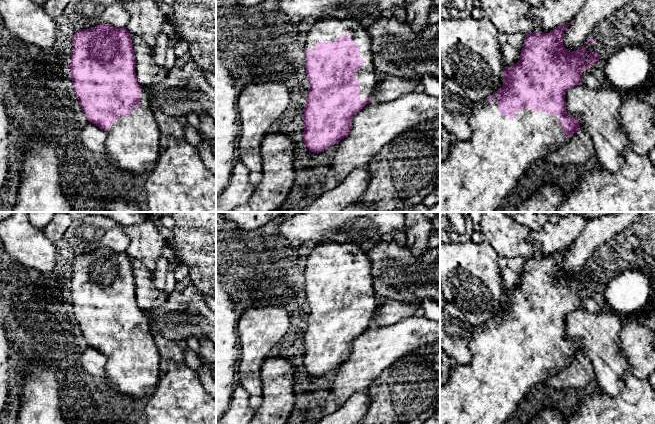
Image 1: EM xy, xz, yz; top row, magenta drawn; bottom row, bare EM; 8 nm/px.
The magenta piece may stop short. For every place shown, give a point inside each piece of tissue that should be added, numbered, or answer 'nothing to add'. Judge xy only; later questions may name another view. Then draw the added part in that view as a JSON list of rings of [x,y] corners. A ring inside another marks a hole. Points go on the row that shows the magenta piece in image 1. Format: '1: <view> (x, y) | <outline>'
1: xy (132, 146) | [[[144,89],[140,93],[140,106],[134,107],[131,115],[121,115],[107,129],[106,134],[105,156],[108,163],[122,173],[124,180],[144,178],[155,167],[163,151],[160,146],[160,130],[149,95]]]

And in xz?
1: xz (327, 29) | [[[334,18],[317,20],[305,29],[305,49],[314,50],[317,42],[335,42],[341,34],[347,34],[360,47],[360,57],[364,65],[356,72],[356,80],[360,83],[360,101],[371,98],[377,84],[377,72],[373,65],[371,37],[366,26],[356,20],[338,21]]]

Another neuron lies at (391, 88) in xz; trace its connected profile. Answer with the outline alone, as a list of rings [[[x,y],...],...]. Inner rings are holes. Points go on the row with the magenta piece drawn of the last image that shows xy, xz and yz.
[[[385,76],[376,84],[375,91],[371,97],[372,103],[390,102],[400,98],[403,94],[415,91],[417,81],[398,76]]]

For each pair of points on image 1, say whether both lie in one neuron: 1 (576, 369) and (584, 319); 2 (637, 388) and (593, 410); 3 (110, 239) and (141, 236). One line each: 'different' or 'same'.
1: different
2: same
3: different

